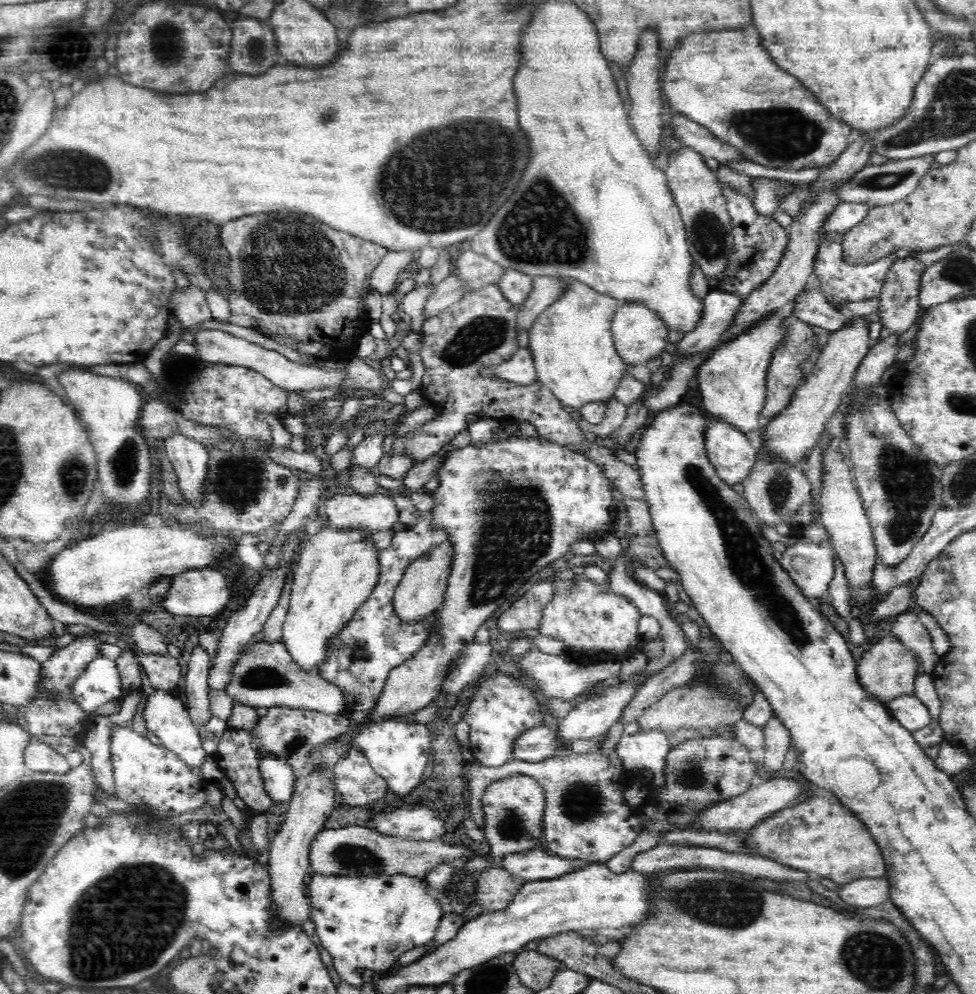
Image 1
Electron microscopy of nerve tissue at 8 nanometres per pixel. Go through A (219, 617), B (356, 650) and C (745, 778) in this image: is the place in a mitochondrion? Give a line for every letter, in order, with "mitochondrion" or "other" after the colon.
A: other
B: mitochondrion
C: other

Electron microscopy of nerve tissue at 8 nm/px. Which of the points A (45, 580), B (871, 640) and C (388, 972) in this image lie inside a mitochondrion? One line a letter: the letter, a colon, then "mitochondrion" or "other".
A: other
B: other
C: other

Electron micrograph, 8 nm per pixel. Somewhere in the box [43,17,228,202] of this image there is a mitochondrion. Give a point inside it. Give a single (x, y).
(168, 47)

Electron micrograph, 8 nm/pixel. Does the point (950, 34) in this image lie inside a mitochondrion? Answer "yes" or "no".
no

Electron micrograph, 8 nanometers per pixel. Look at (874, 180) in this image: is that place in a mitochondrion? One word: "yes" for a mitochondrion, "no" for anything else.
yes

